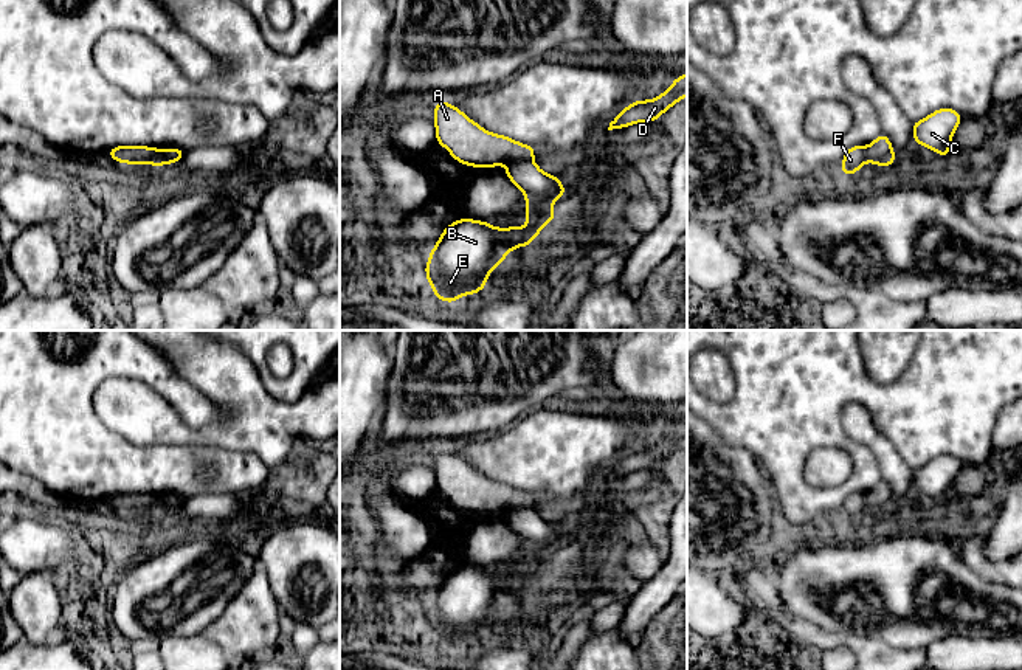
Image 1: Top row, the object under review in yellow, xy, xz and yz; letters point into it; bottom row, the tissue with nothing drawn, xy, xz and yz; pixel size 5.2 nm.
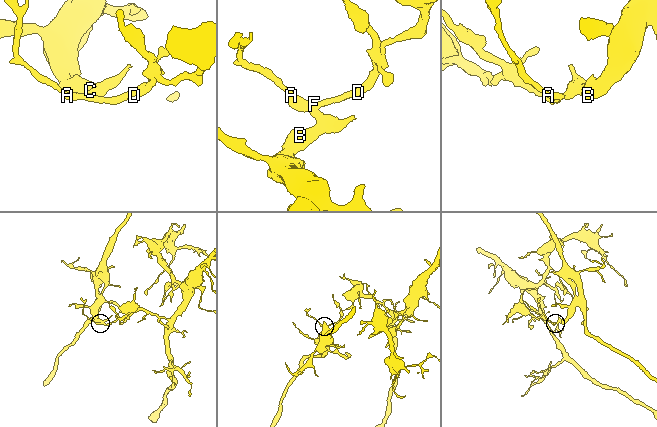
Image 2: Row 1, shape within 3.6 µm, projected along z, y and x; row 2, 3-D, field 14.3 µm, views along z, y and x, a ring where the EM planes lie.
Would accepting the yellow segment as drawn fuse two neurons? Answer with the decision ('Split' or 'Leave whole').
Split

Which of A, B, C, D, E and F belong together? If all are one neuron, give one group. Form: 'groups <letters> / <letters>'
groups A D F / B C E

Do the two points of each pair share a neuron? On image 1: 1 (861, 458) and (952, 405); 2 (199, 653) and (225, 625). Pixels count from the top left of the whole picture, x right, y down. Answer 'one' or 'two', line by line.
1: one
2: two

